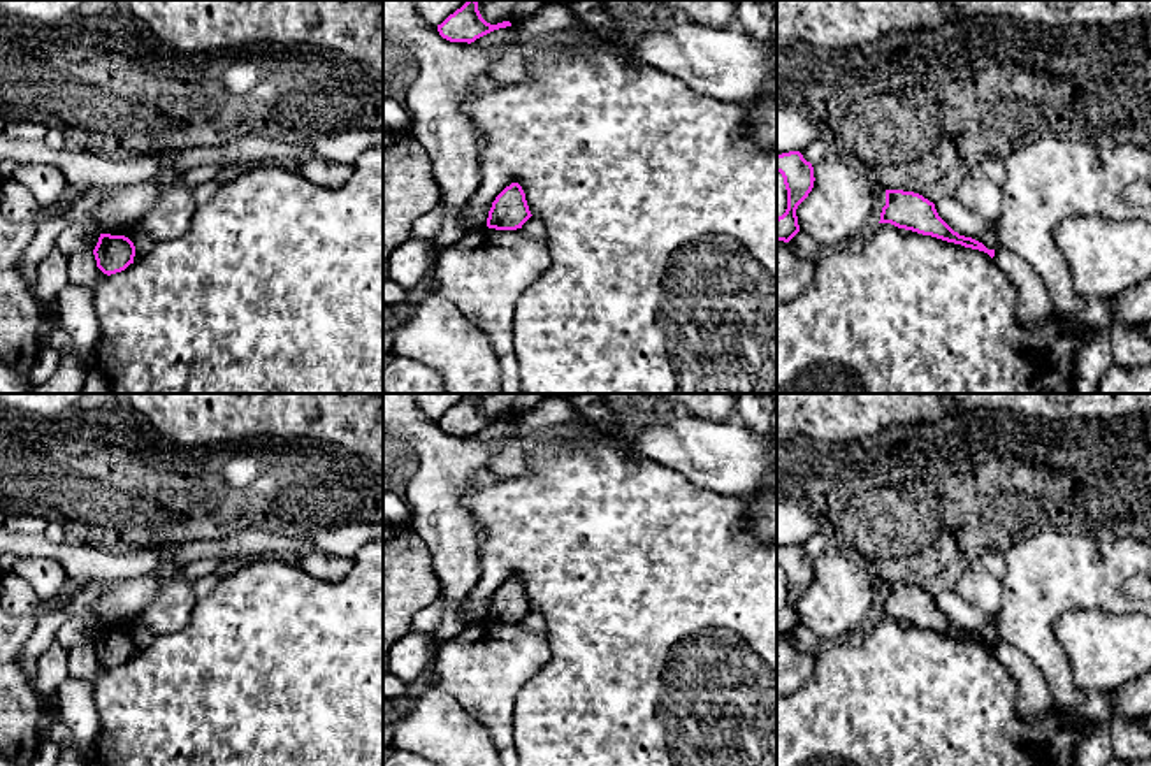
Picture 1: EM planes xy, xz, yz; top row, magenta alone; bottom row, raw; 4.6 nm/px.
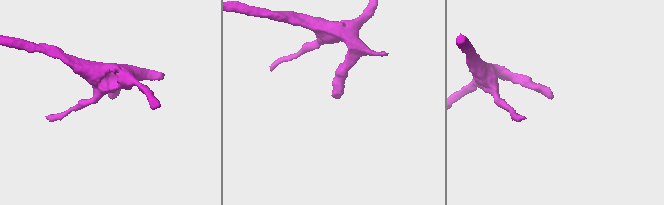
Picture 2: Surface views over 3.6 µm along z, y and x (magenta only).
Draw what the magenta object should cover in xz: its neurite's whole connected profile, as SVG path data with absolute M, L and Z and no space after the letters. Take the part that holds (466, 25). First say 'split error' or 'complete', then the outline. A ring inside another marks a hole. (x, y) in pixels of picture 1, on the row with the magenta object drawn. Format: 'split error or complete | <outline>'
complete | M467 0L460 9L457 9L441 25L438 25L438 32L443 39L450 42L471 44L476 39L506 26L511 26L511 23L487 23L478 11L478 2Z

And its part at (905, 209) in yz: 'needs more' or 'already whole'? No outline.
already whole

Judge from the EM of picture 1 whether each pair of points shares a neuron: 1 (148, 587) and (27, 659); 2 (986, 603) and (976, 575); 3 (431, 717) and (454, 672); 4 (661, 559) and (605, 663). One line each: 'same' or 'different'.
1: same
2: same
3: different
4: same

